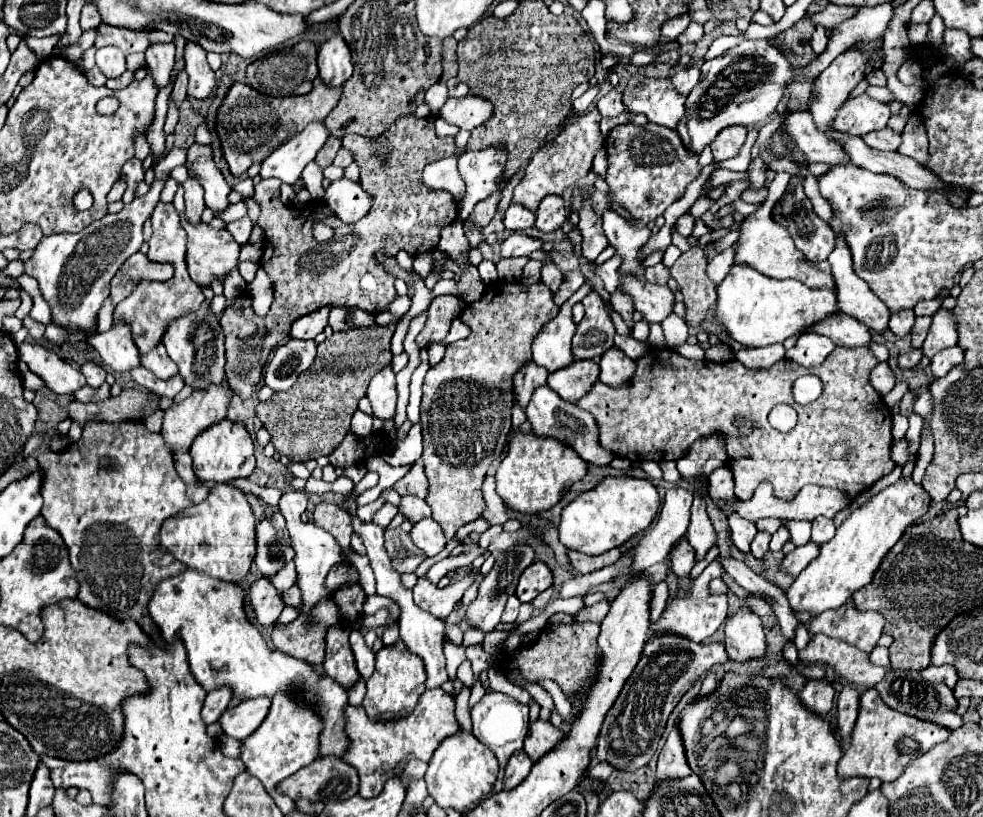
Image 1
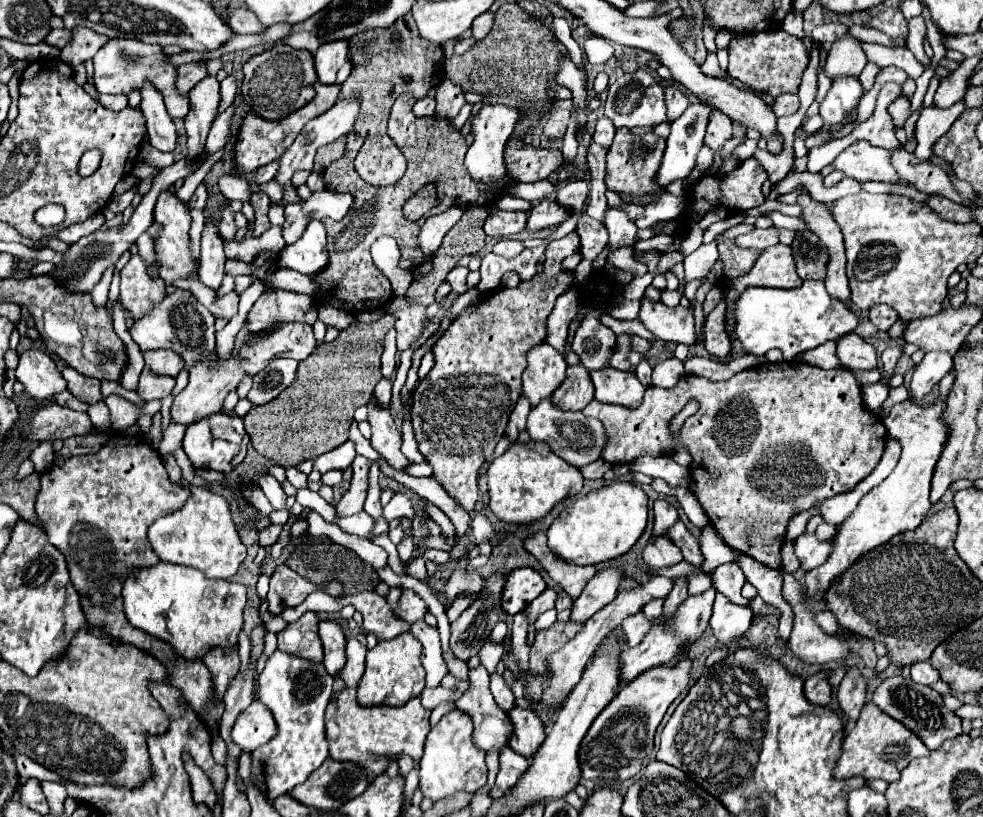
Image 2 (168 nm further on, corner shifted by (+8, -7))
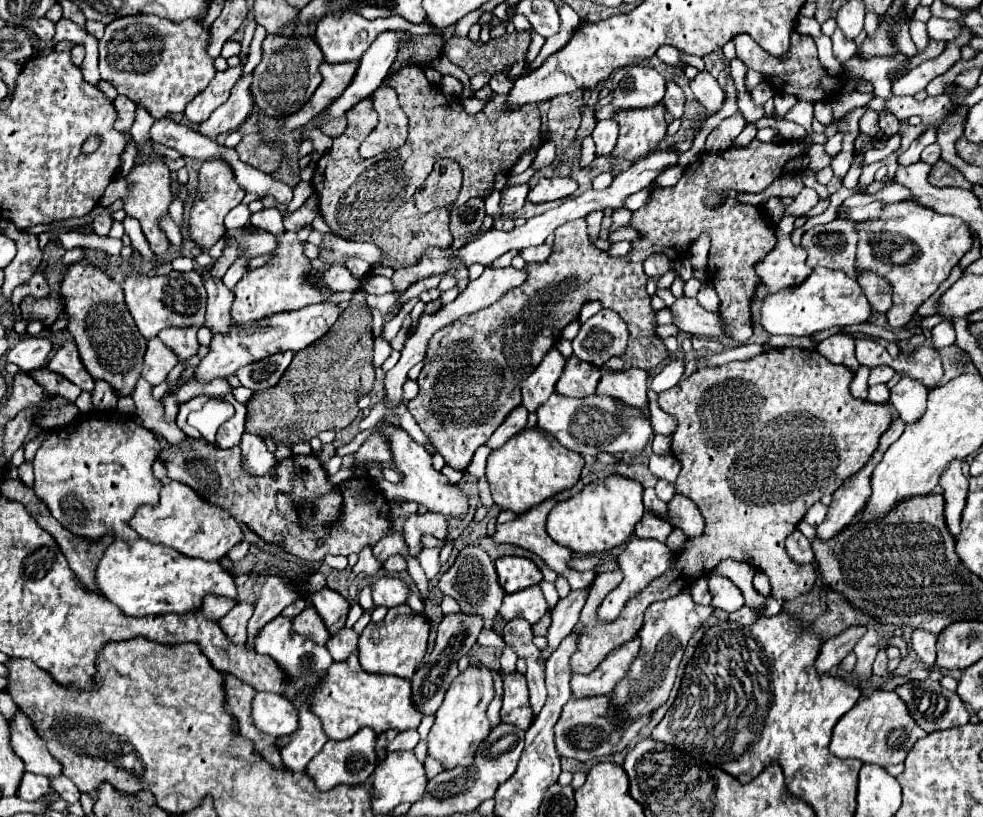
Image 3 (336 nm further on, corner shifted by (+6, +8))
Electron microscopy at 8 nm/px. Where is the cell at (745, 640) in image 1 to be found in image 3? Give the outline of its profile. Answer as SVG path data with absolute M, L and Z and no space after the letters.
M710 573L708 587L712 593L712 607L714 609L734 613L744 607L744 597L742 597L740 589L728 577L720 577L720 575Z

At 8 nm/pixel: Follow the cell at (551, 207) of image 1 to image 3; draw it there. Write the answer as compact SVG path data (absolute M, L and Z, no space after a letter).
M556 177L556 179L540 179L528 193L530 203L546 203L546 201L558 201L564 197L570 197L578 189L576 181L570 177Z

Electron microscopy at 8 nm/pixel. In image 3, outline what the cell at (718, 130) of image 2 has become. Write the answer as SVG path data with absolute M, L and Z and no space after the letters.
M702 71L694 81L690 81L690 87L694 91L694 97L708 109L708 113L716 113L722 109L724 91L708 71Z

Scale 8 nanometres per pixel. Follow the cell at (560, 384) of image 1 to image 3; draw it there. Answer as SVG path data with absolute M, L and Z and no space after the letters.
M572 355L566 359L564 373L556 383L556 393L564 397L588 397L596 393L598 381L600 381L600 369Z

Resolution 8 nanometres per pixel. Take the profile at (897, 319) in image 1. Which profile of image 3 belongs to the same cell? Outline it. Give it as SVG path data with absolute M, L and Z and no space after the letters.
M860 273L858 283L876 313L886 313L892 307L892 287L886 279L874 273Z

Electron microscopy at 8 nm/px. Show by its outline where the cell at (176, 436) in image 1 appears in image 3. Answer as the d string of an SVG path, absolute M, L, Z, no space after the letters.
M316 303L316 305L308 305L306 309L276 313L272 317L264 317L254 323L232 325L232 329L228 333L224 333L224 337L216 337L216 335L212 337L210 353L198 363L192 379L200 381L200 383L208 383L218 377L228 379L230 375L236 375L236 371L240 367L260 361L268 355L274 355L280 351L296 353L296 351L312 345L314 341L318 341L324 333L328 333L328 329L334 325L338 315L340 315L340 311L334 303Z

